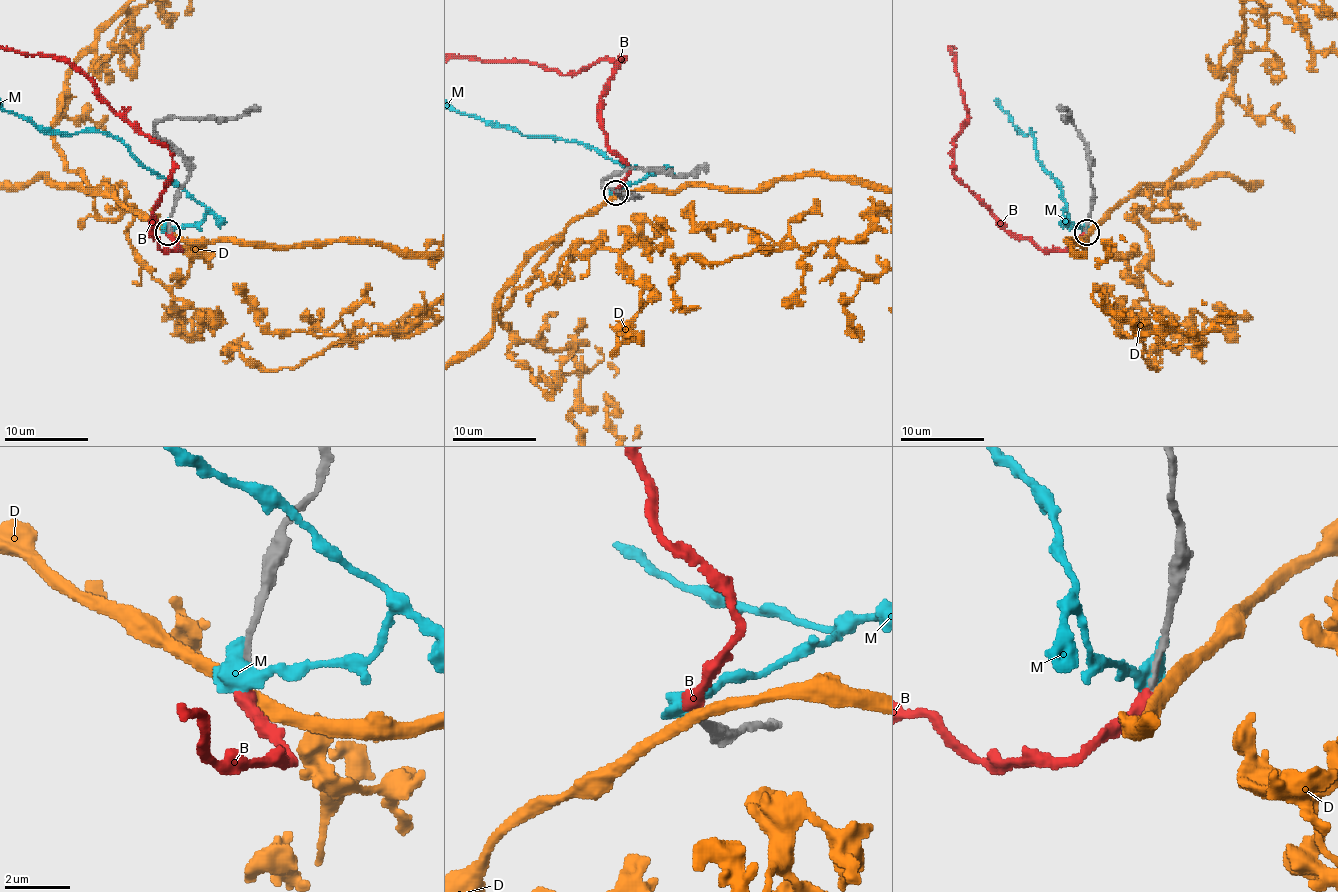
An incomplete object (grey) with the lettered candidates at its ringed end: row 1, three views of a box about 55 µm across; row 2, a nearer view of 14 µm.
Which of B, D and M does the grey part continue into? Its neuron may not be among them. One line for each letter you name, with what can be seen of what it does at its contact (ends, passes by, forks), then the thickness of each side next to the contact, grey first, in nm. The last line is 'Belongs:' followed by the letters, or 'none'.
B: it ends; calibres 240 and 440 nm
Belongs: B

